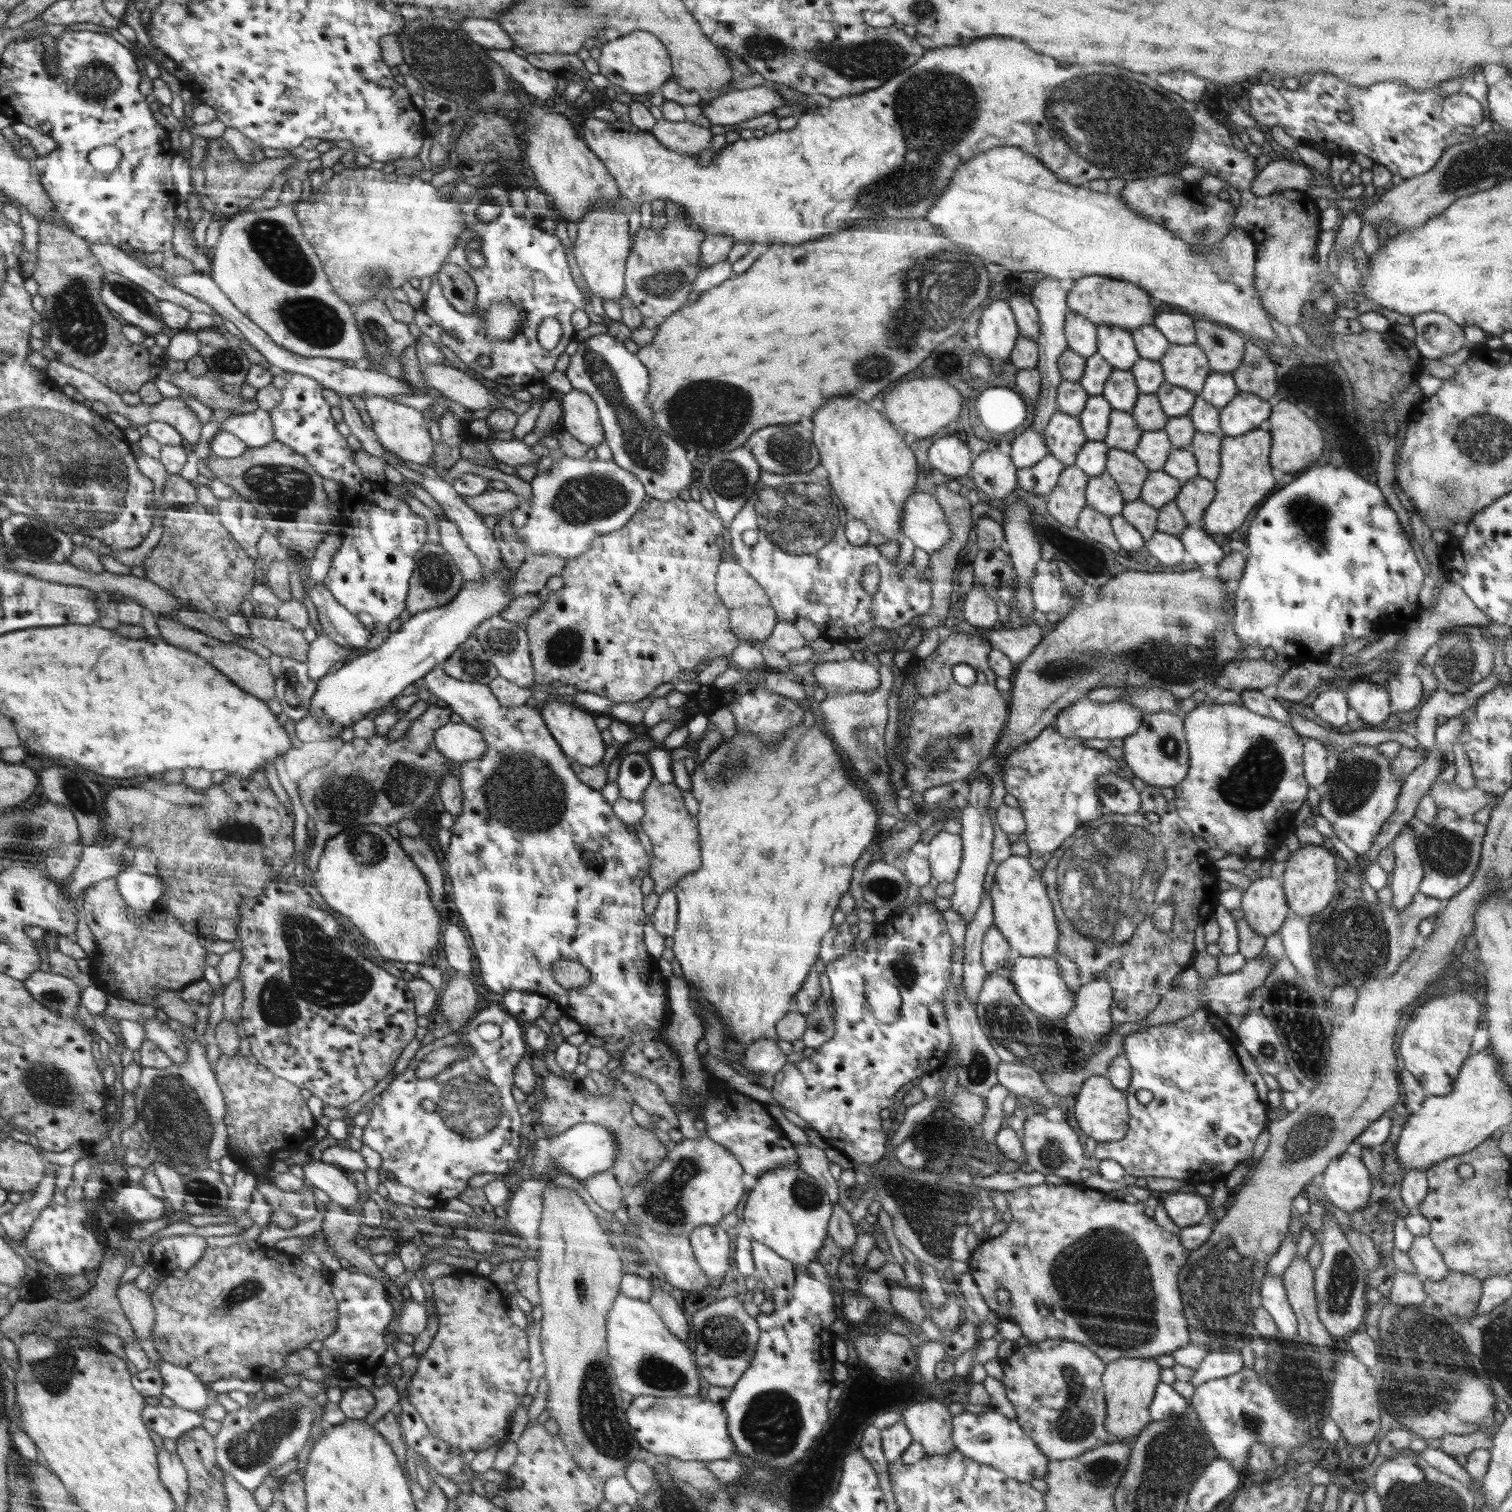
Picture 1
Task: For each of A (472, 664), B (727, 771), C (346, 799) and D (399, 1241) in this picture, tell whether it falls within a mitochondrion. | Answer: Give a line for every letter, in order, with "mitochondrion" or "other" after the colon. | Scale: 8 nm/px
A: mitochondrion
B: mitochondrion
C: mitochondrion
D: other

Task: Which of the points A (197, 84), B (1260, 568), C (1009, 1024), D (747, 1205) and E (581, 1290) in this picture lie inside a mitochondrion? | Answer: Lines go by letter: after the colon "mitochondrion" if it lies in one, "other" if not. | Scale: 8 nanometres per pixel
A: other
B: other
C: mitochondrion
D: other
E: mitochondrion

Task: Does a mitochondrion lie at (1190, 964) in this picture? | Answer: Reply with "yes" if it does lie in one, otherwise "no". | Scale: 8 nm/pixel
no

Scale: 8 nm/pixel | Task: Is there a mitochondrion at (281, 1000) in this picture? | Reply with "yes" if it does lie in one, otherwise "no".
yes

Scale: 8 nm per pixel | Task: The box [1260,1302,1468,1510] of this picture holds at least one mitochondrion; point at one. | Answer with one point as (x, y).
(1302, 1381)

